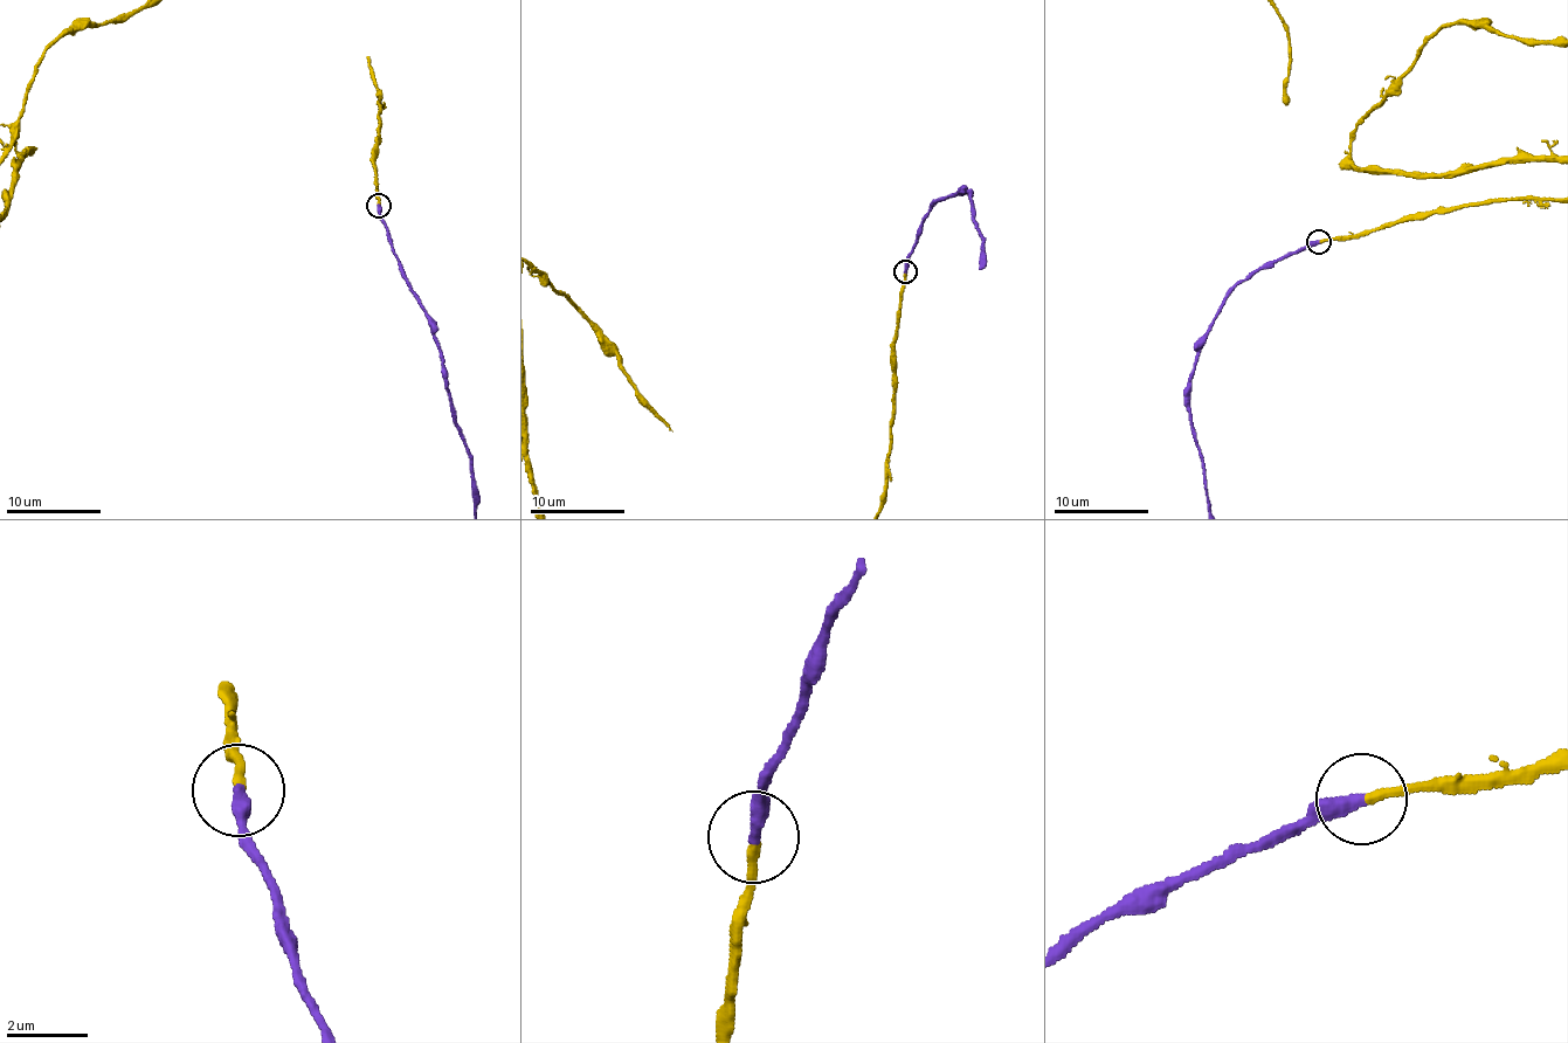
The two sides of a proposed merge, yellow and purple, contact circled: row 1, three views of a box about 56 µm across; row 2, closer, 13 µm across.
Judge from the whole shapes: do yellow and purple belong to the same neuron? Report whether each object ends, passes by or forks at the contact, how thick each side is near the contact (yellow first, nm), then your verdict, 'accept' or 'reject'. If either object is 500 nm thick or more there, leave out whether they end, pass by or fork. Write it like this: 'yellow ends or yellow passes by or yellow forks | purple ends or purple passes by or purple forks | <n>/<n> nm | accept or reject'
yellow ends | purple ends | 240/380 nm | accept

